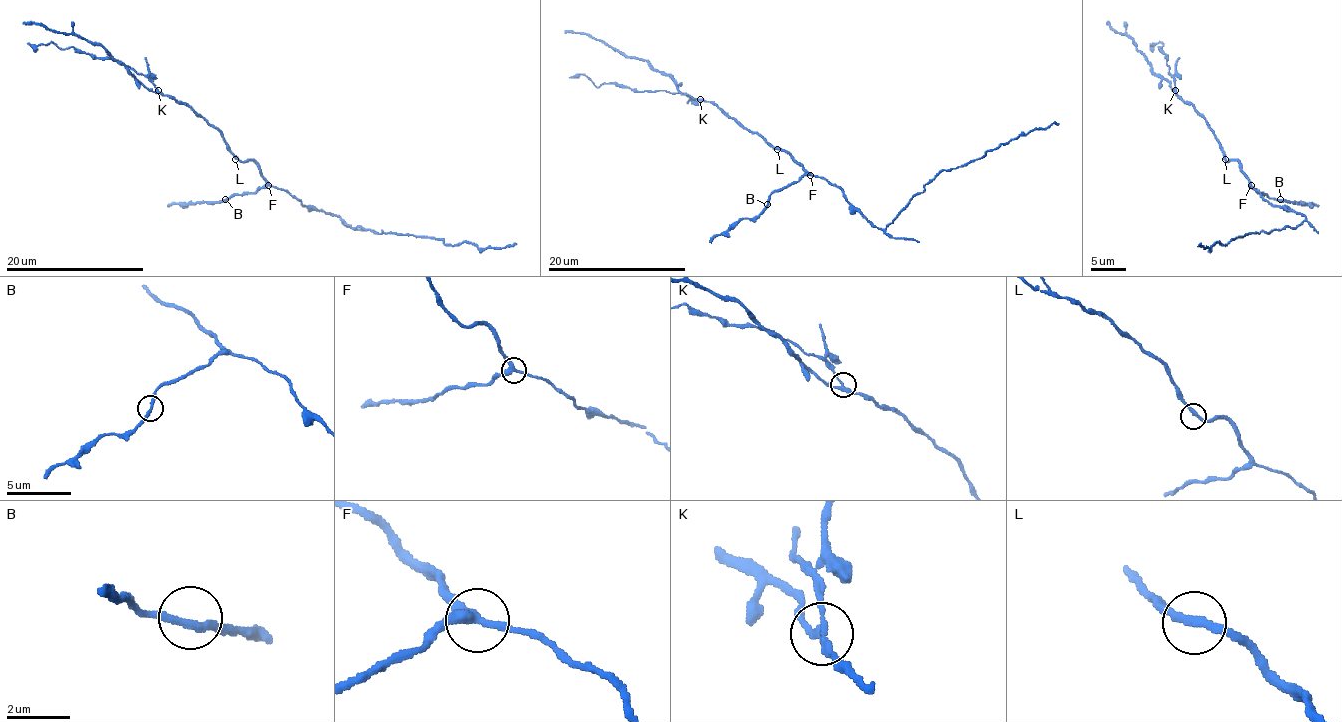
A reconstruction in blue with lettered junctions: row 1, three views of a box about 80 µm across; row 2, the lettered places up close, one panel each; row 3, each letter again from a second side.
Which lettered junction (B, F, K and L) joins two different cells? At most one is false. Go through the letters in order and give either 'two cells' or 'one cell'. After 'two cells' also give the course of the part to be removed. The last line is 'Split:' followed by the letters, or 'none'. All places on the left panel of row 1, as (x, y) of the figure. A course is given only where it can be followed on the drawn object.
B: one cell
F: one cell
K: two cells | (157, 90), (145, 76), (117, 60), (93, 59), (72, 46), (60, 48), (55, 45), (27, 43)
L: one cell
Split: K

